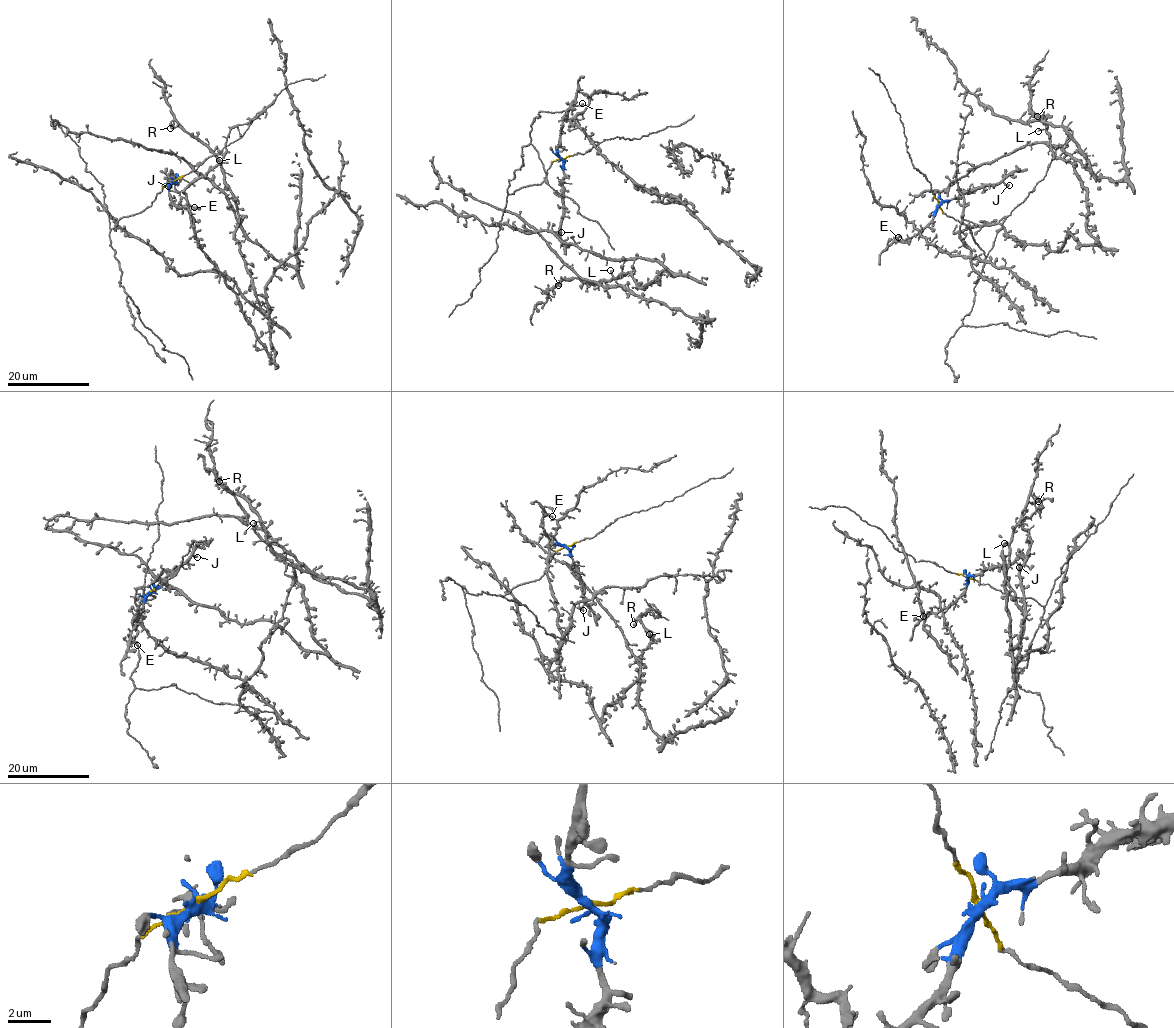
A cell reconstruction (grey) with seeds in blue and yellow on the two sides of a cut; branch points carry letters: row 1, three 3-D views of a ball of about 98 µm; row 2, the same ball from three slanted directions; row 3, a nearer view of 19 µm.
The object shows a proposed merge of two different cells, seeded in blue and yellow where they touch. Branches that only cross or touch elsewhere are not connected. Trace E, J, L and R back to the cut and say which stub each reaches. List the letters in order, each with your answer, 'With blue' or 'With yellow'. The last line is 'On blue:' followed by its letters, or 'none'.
E: With blue
J: With blue
L: With yellow
R: With yellow
On blue: E, J

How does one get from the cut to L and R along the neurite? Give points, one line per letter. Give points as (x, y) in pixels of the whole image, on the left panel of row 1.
L: (173, 181), (110, 228), (103, 203), (177, 272), (223, 273), (259, 308), (219, 160)
R: (173, 181), (110, 228), (103, 203), (177, 272), (223, 273), (259, 308), (221, 162), (175, 121), (170, 128)

